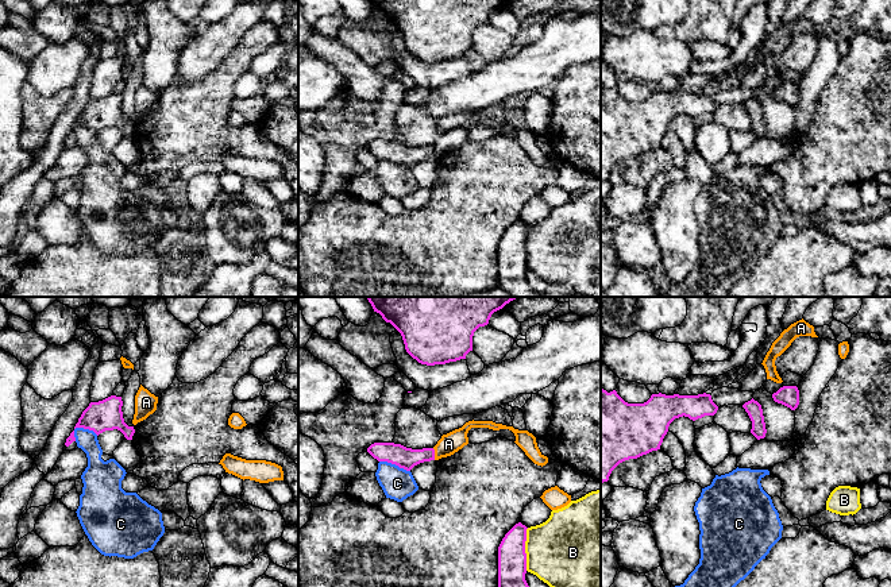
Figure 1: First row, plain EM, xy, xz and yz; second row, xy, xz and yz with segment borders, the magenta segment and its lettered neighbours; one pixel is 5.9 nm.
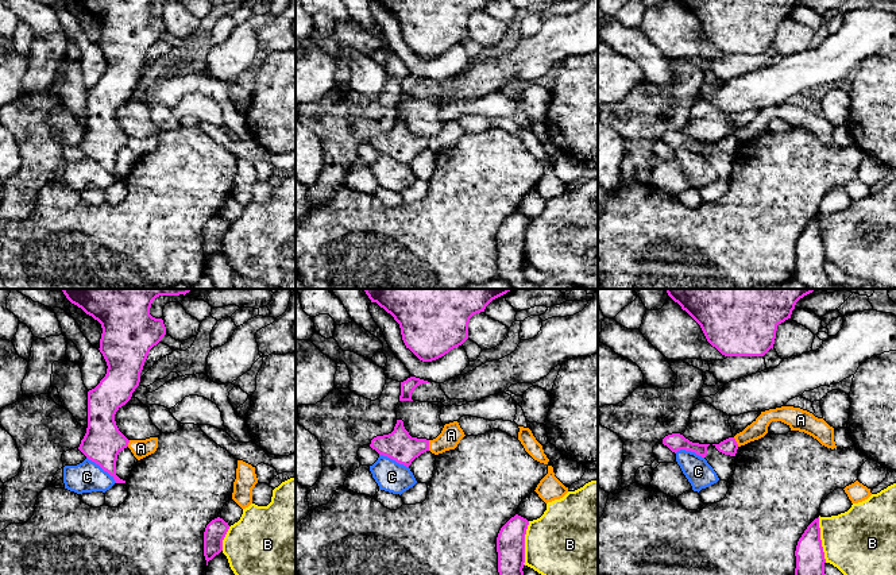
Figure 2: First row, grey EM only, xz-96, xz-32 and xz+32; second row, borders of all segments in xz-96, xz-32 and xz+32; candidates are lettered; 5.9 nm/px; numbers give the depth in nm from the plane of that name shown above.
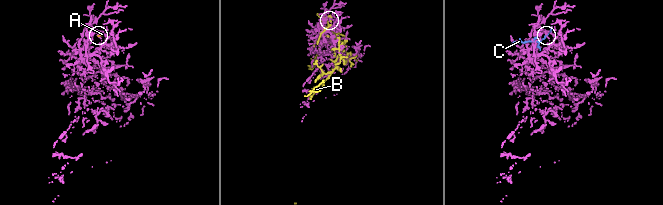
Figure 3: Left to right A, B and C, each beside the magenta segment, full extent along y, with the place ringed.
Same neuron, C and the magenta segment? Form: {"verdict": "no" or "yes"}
{"verdict": "no"}

